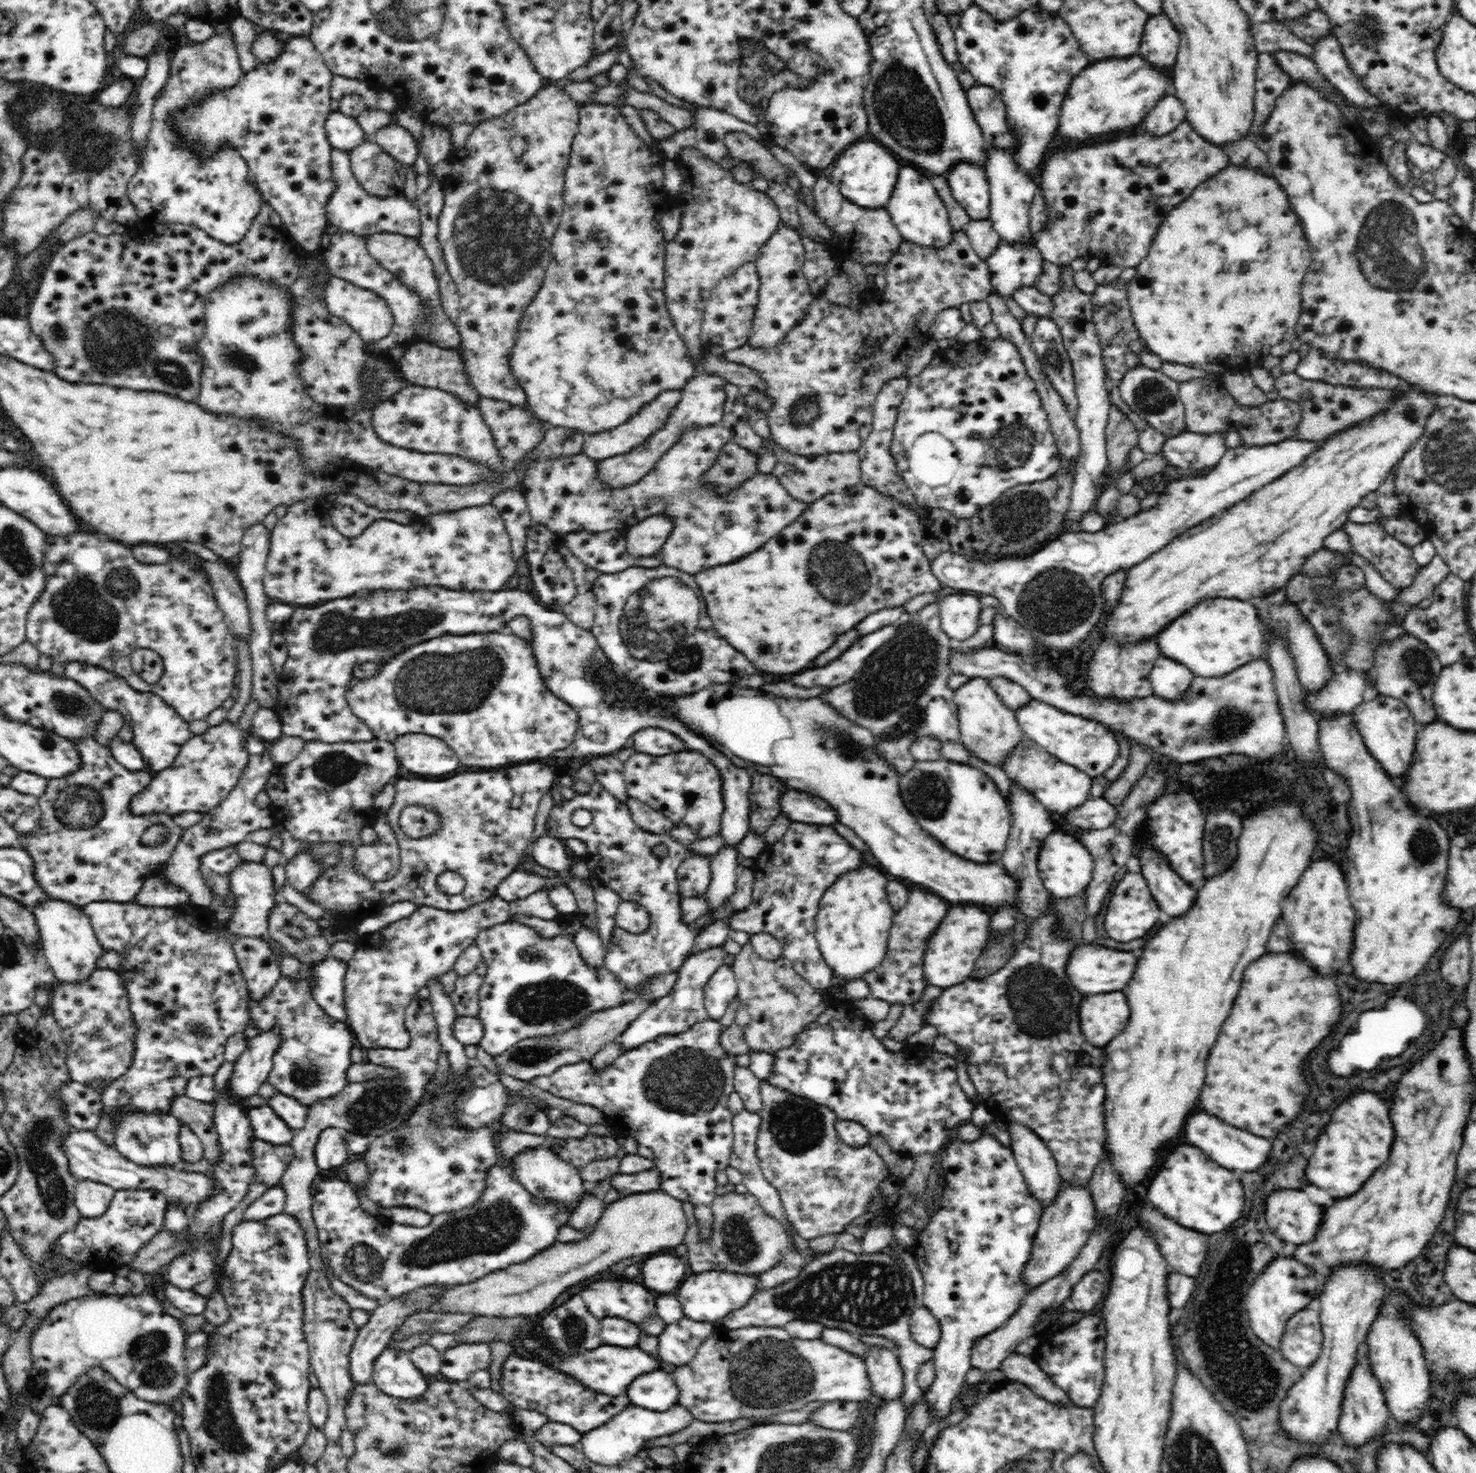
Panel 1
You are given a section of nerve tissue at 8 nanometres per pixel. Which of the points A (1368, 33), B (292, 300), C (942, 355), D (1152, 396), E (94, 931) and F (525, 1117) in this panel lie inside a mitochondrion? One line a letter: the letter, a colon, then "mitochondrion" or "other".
A: mitochondrion
B: other
C: other
D: mitochondrion
E: other
F: mitochondrion

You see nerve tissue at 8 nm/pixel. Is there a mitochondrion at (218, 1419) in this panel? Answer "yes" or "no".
yes

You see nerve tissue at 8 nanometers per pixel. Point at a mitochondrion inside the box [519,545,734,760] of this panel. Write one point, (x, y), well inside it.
(653, 624)

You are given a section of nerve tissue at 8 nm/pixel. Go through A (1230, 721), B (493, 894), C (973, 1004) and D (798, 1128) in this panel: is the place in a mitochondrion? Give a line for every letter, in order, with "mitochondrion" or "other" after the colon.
A: mitochondrion
B: other
C: other
D: mitochondrion

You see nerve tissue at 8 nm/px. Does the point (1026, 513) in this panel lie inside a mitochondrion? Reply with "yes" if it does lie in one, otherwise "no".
yes

